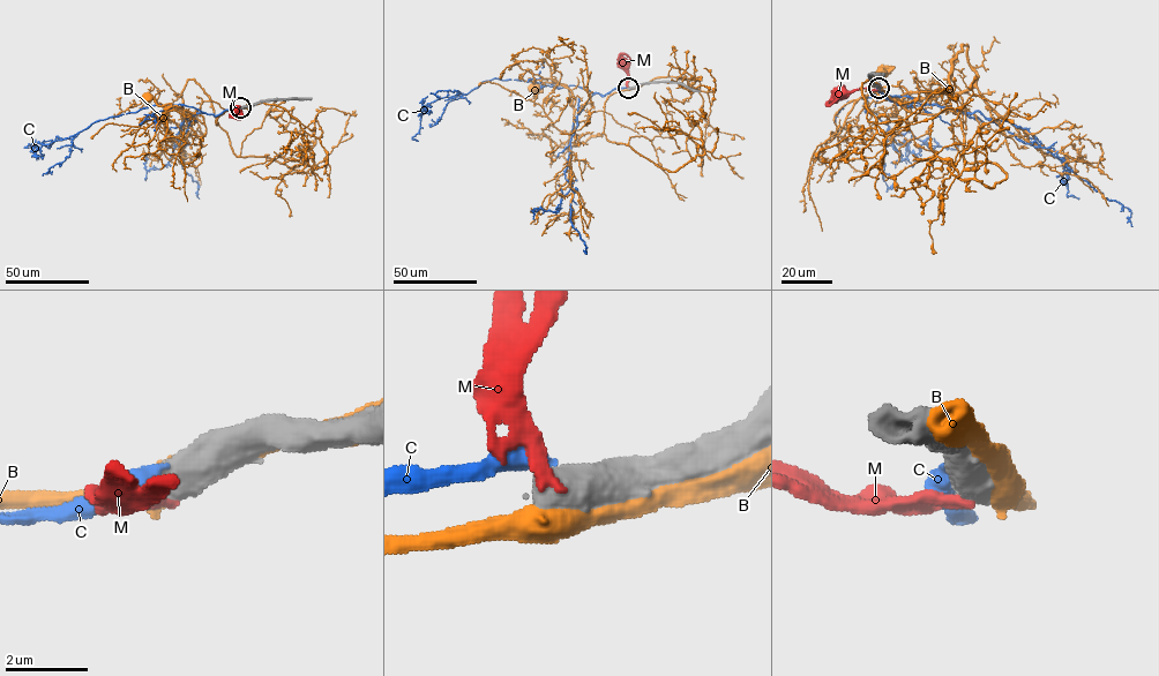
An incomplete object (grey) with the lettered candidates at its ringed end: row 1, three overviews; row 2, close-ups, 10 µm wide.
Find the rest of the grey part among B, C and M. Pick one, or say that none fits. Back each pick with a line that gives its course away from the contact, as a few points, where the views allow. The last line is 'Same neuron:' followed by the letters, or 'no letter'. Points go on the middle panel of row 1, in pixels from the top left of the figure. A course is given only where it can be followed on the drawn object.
Same neuron: no letter

